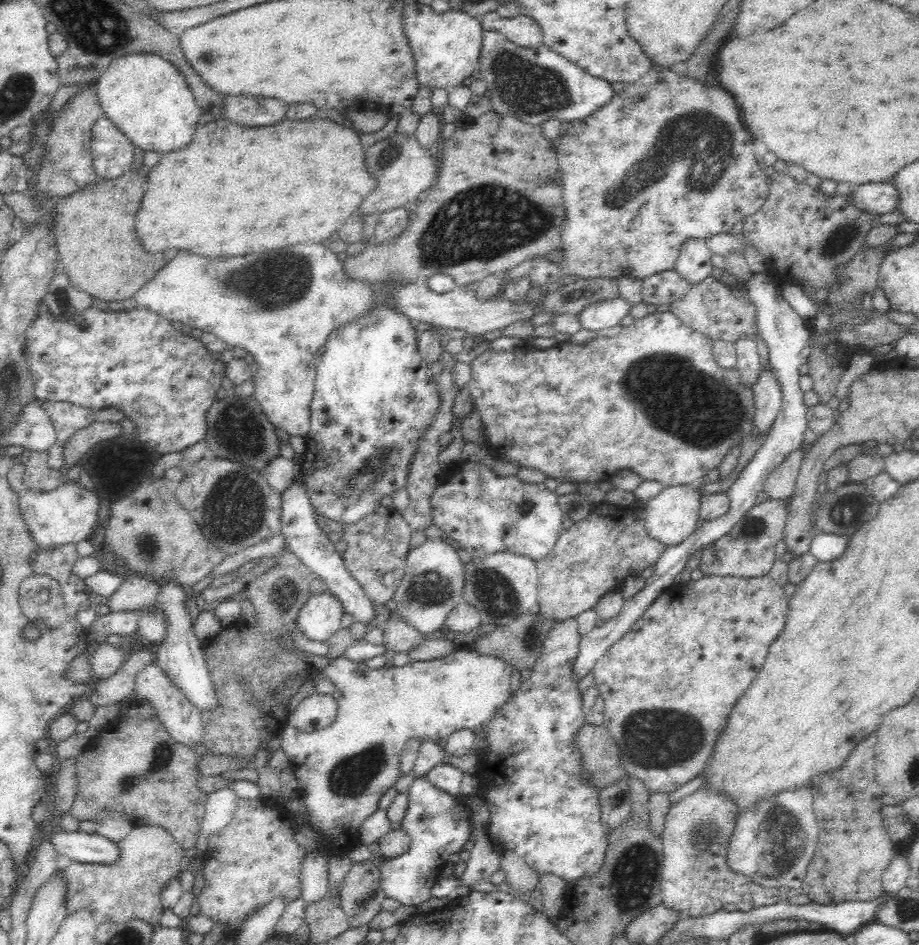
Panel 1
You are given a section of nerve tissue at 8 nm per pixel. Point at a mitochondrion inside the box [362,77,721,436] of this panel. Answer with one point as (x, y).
(483, 222)

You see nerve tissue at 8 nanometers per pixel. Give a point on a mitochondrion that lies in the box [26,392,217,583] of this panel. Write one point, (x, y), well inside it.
(147, 548)

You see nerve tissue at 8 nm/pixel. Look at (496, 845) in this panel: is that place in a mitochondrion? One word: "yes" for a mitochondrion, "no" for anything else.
no

